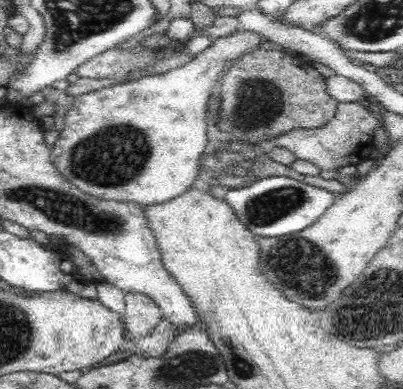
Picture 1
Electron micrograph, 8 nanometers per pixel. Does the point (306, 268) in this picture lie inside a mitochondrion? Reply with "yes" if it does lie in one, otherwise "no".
yes

